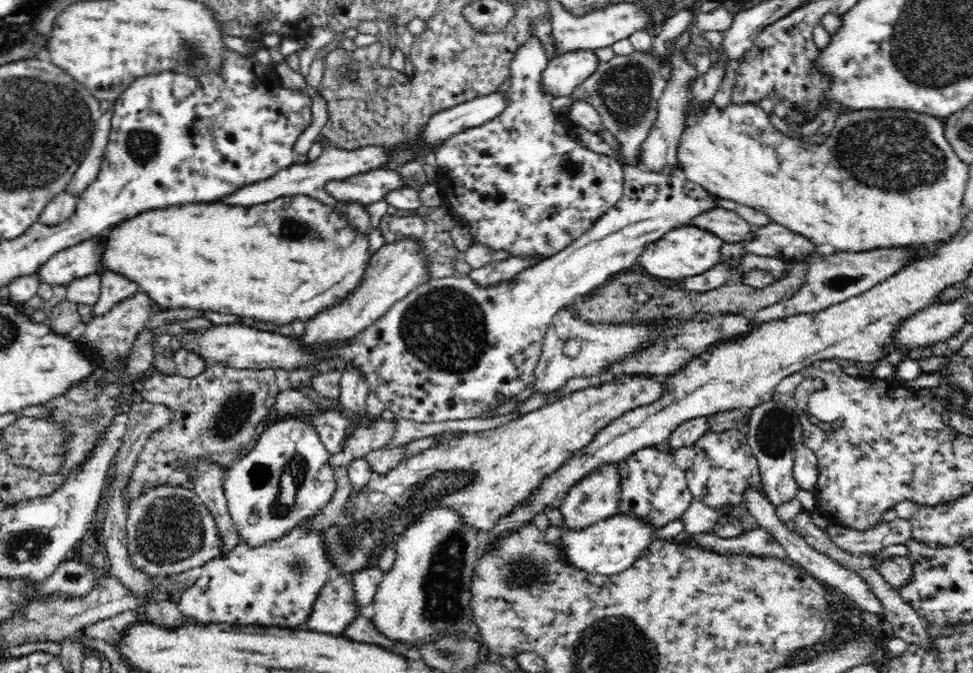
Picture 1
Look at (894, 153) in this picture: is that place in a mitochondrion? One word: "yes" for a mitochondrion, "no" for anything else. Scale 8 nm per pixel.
yes

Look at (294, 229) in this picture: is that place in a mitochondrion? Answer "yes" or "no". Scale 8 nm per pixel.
yes

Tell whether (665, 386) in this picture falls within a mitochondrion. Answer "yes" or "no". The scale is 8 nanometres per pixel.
no

